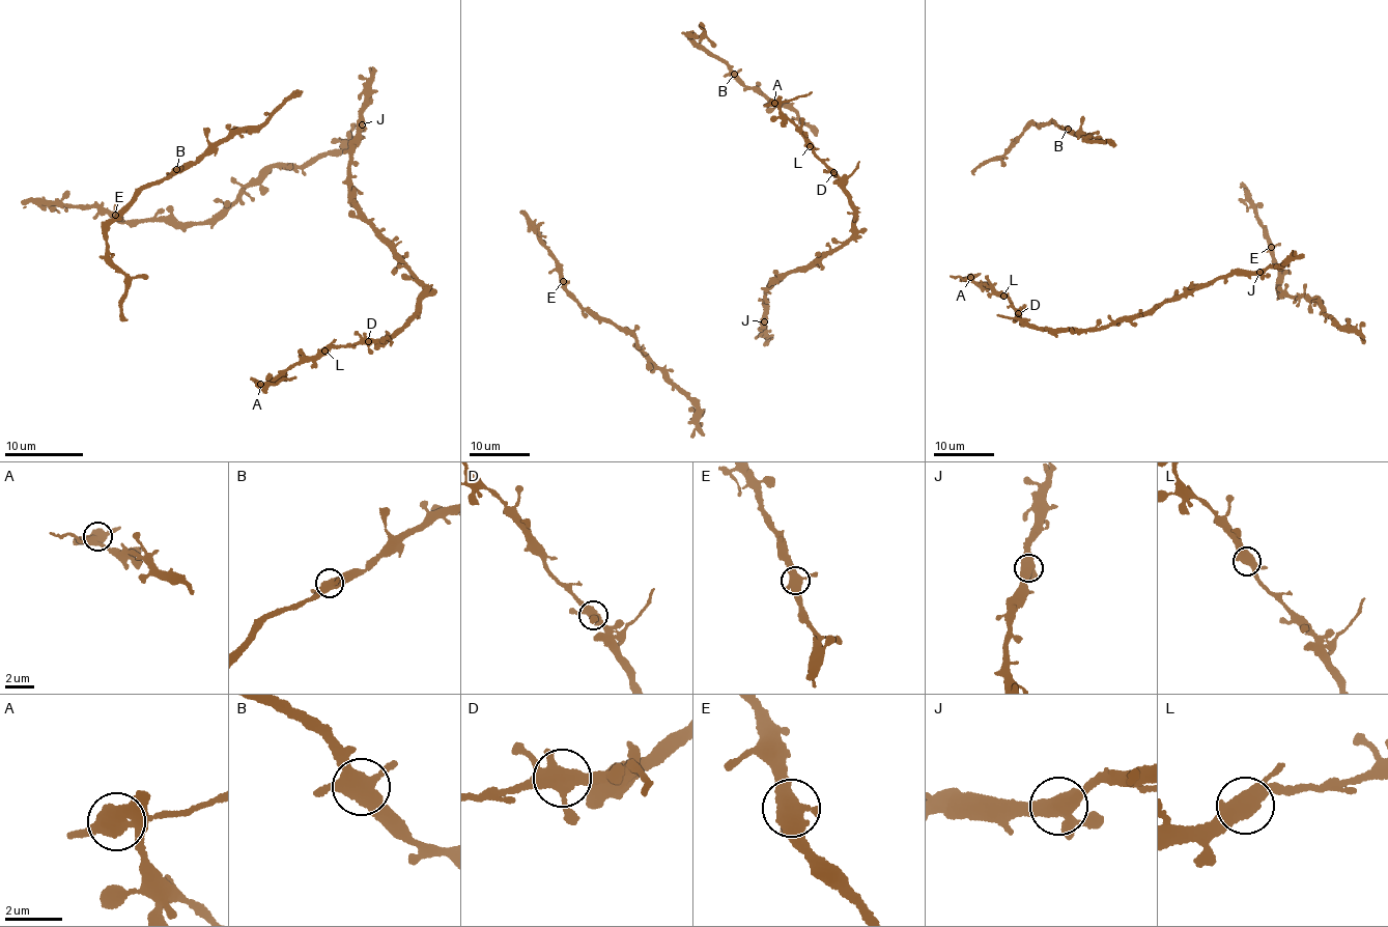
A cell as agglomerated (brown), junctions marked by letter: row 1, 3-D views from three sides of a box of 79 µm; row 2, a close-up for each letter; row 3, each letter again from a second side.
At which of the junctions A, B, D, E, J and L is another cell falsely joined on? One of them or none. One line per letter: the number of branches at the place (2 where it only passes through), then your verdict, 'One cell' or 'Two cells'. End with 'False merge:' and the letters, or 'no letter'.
A: Branches: 4. Two cells
B: Branches: 4. One cell
D: Branches: 4. One cell
E: Branches: 4. One cell
J: Branches: 4. One cell
L: Branches: 3. One cell
False merge: A

